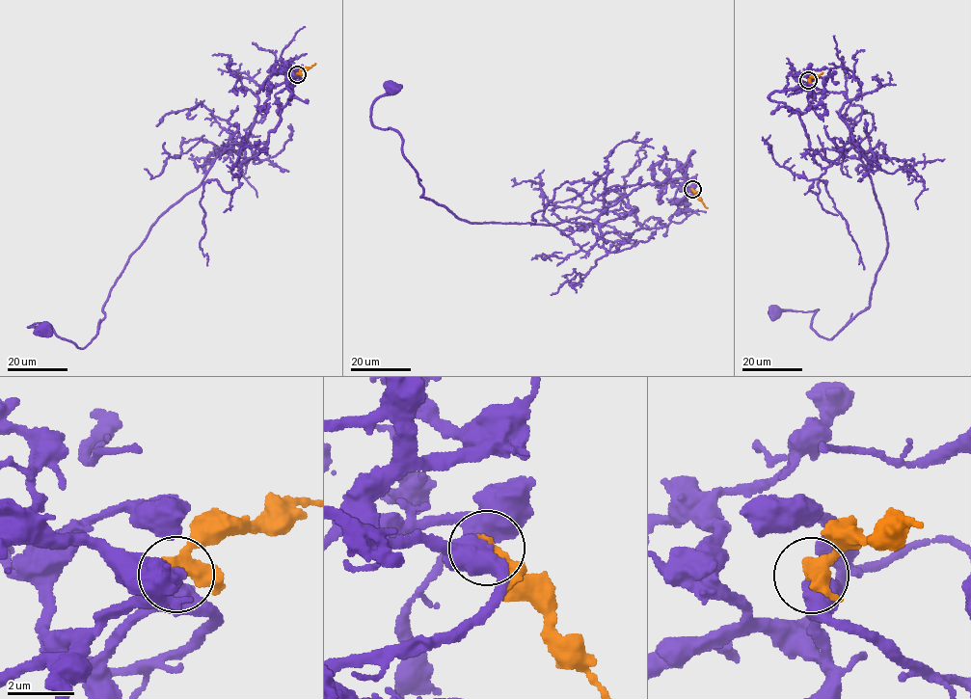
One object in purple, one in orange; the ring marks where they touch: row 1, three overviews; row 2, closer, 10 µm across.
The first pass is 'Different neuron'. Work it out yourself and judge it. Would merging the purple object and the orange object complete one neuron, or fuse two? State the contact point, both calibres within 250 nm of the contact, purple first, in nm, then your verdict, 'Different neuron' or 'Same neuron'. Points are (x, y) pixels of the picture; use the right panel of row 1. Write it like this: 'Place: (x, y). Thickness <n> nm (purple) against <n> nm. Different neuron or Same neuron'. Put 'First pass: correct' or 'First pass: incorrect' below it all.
Place: (808, 80). Thickness 440 nm (purple) against 440 nm. Different neuron
First pass: correct

